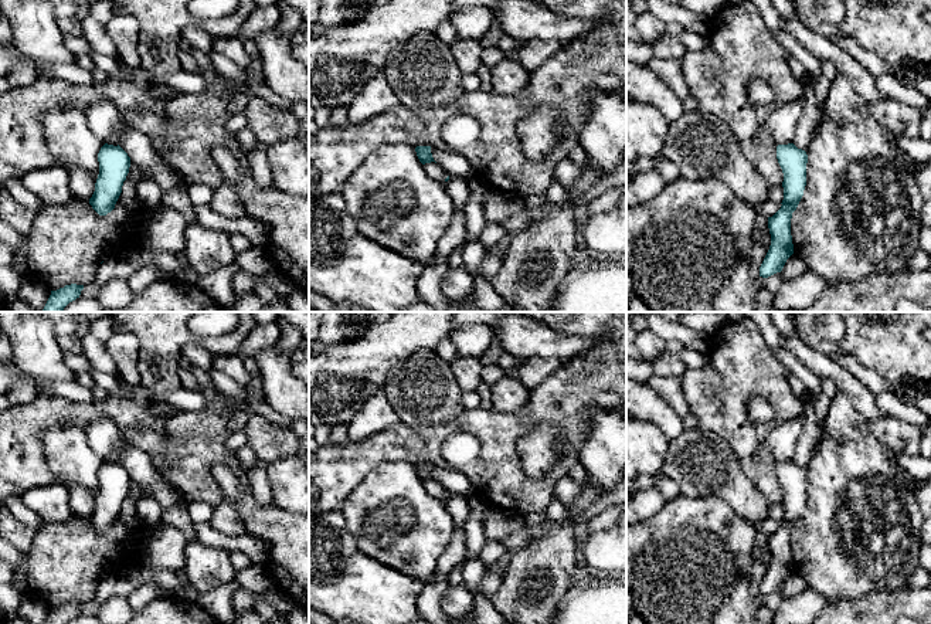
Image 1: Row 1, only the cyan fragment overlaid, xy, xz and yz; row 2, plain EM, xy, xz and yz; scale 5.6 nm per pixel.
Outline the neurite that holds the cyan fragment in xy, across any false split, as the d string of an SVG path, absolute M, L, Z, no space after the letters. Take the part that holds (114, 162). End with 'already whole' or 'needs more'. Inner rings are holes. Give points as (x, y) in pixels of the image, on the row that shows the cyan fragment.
M105 143L98 153L98 162L99 174L89 204L99 216L106 216L115 208L122 193L130 167L130 157L119 145Z; already whole

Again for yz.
M794 143L778 145L777 159L784 173L784 200L781 208L768 217L771 234L769 250L760 267L760 277L768 278L781 272L786 260L794 254L791 218L806 186L808 155Z; already whole

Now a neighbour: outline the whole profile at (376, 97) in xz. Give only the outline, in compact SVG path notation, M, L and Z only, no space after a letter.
M381 69L361 87L349 104L349 122L359 123L374 119L390 112L398 104L400 99Z

